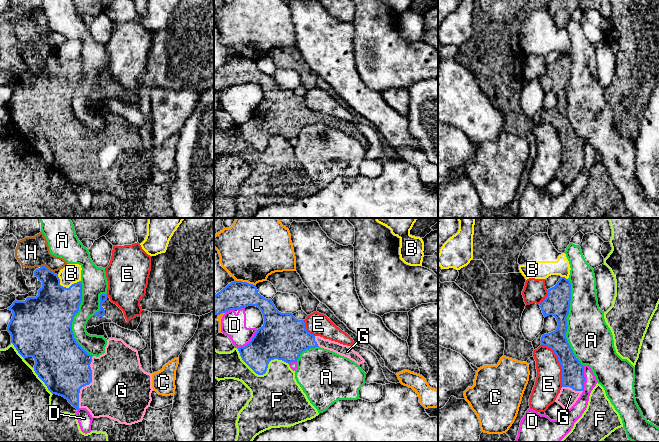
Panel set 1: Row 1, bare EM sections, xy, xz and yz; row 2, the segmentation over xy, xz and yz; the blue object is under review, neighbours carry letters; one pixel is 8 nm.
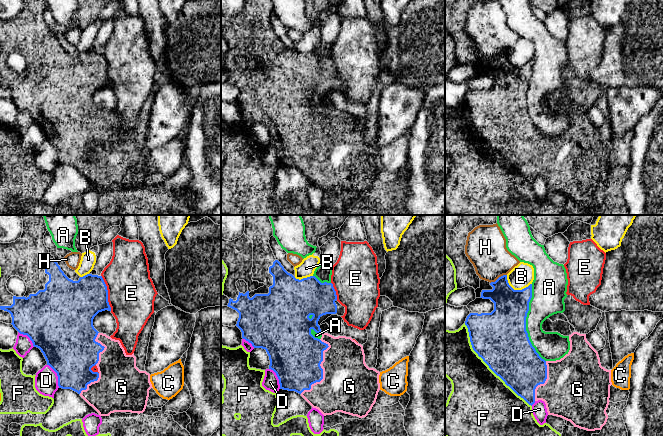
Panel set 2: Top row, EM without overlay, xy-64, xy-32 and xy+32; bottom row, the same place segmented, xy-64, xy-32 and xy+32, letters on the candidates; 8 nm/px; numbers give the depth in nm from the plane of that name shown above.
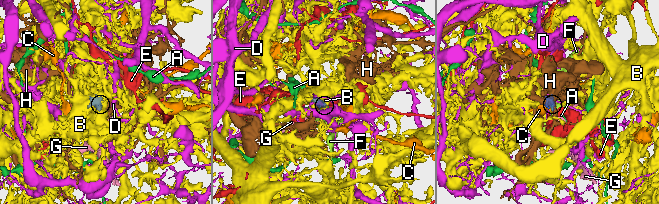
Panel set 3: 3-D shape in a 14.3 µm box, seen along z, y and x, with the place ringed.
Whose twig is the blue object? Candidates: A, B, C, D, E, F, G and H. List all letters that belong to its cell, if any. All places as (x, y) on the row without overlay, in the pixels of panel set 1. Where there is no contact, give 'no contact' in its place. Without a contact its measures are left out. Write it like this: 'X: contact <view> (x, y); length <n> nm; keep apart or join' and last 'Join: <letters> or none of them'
A: contact yz (566, 99); length 700 nm; keep apart
B: contact xy (65, 63); length 200 nm; keep apart
C: contact xz (245, 58); length 160 nm; keep apart
D: contact xz (250, 118); length 240 nm; keep apart
E: contact yz (559, 138); length 380 nm; keep apart
F: contact xz (263, 149); length 440 nm; keep apart
G: contact xy (88, 160); length 420 nm; join
H: contact xy (46, 43); length 130 nm; keep apart
Join: G

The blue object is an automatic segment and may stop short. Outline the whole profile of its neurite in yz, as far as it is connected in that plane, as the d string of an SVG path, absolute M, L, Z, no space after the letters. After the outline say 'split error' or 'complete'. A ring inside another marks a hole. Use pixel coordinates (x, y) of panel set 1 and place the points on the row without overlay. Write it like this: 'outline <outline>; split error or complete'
outline M561 53L557 60L547 66L547 73L539 80L544 93L553 91L558 102L555 107L541 113L541 121L550 123L562 144L562 164L555 178L565 186L570 185L584 166L584 142L574 131L566 114L567 92L571 77L571 60Z; split error

